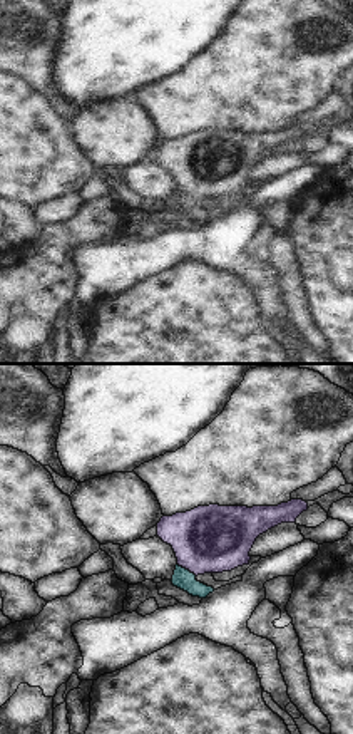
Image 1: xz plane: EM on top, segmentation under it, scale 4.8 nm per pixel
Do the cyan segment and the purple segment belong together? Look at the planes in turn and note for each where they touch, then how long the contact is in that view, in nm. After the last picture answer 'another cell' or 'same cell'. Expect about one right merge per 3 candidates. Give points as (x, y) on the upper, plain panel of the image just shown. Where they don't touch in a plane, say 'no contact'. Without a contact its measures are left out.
contact (188, 195); length 110 nm

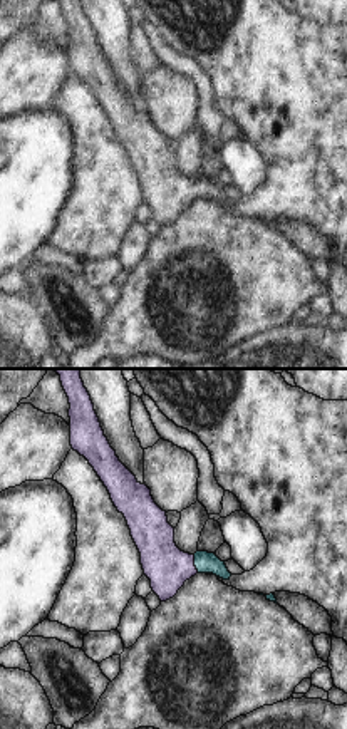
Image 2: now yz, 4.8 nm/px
contact (195, 188); length 90 nm

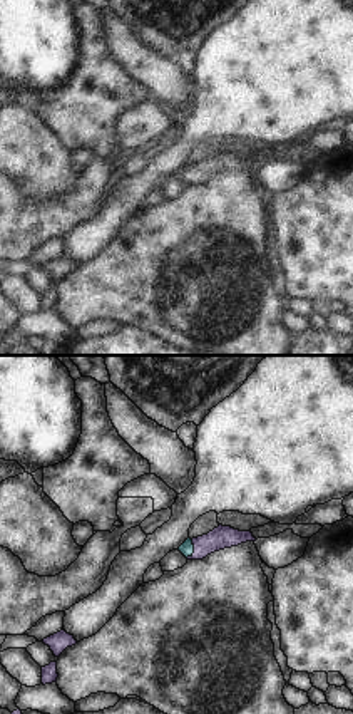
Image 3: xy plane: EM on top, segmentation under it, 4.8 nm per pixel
contact (193, 175); length 90 nm

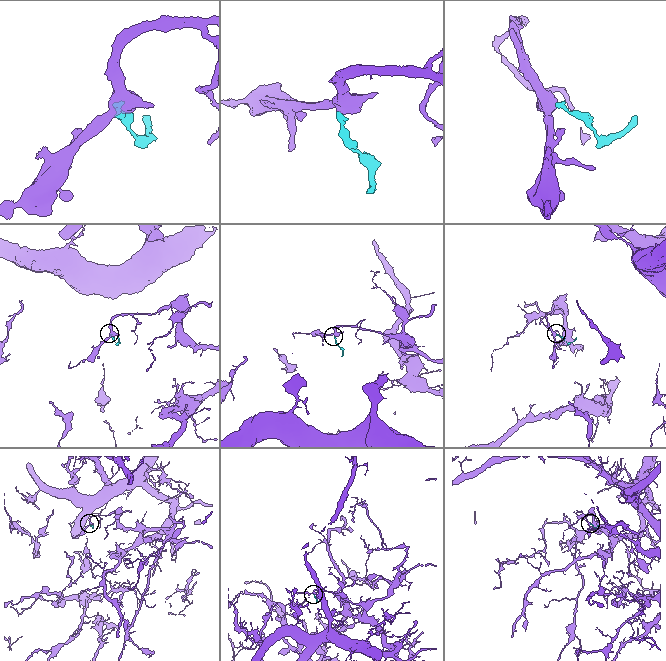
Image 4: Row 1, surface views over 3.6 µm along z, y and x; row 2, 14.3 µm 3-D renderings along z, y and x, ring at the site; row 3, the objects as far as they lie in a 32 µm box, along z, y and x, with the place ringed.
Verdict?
same cell

